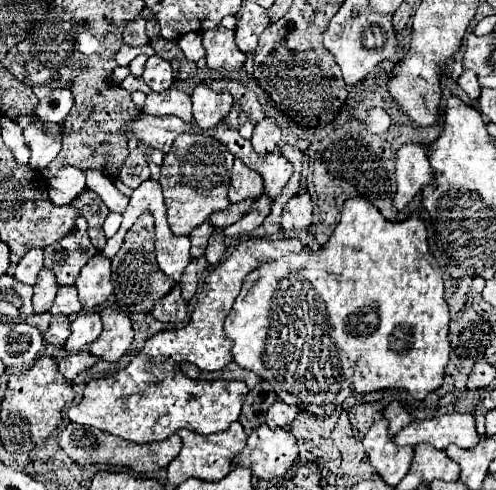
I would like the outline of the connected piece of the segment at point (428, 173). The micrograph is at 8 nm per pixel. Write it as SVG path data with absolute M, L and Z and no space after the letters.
M406 143L396 153L396 195L394 207L402 211L418 191L432 183L432 167L428 163L428 155L424 145L420 143Z

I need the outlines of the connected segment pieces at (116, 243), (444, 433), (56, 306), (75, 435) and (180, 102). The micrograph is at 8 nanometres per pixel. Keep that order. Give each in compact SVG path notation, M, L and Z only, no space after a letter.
M122 223L122 225L120 225L120 229L118 229L118 233L106 241L106 247L104 247L104 251L102 251L102 253L106 253L106 257L114 257L114 255L118 253L118 249L122 247L124 235L126 235L126 223Z
M448 413L442 417L410 423L408 427L400 429L394 441L398 445L430 443L444 451L450 443L456 443L462 449L470 449L480 441L480 437L476 433L472 413Z
M58 287L58 295L56 295L50 311L52 311L54 315L56 315L56 313L68 315L68 317L78 315L78 313L82 311L82 305L80 305L80 301L78 301L76 289L74 289L74 287Z
M68 423L60 435L58 435L60 447L68 453L68 457L80 465L86 463L94 463L94 465L118 465L118 467L130 467L138 473L148 473L148 471L156 471L162 467L168 467L168 463L180 453L182 449L182 441L180 437L174 433L164 441L154 441L154 443L132 443L126 441L122 437L116 437L112 433L94 429L94 427L84 427L84 425L76 425L76 423Z
M172 87L166 89L162 93L148 93L146 95L146 105L142 109L148 115L176 115L182 121L190 123L192 121L192 101L190 95L186 95L184 91Z

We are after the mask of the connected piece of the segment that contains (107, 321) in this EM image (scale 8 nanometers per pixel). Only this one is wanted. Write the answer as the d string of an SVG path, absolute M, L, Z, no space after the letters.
M102 309L100 317L104 323L104 331L90 345L90 353L104 361L118 361L132 343L132 321L130 317L114 309Z

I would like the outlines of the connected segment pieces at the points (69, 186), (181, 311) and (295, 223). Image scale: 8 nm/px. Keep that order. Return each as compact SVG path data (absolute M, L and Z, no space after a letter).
M62 167L56 177L48 181L48 199L54 205L70 205L84 189L84 171L76 167Z
M174 285L168 295L164 295L152 307L152 315L164 323L180 323L186 317L186 301L180 297L180 285Z
M296 193L282 211L282 221L280 221L280 229L290 231L290 229L304 229L312 223L312 201L310 195L304 193Z

